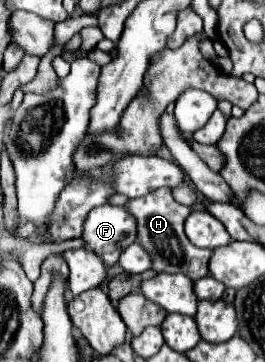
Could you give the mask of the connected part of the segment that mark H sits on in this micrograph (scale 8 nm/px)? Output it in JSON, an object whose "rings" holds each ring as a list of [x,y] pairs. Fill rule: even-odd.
{"rings":[[[159,188],[155,192],[149,192],[147,196],[133,198],[125,204],[125,208],[129,210],[129,214],[133,214],[133,218],[137,222],[137,240],[145,248],[145,252],[149,252],[151,268],[157,274],[161,274],[161,272],[167,272],[167,274],[183,272],[191,280],[199,280],[199,278],[209,274],[207,262],[209,262],[211,250],[197,248],[187,240],[185,232],[183,232],[183,222],[191,214],[191,208],[179,204],[173,198],[169,188]]]}

